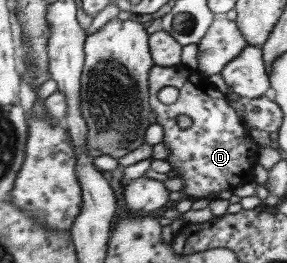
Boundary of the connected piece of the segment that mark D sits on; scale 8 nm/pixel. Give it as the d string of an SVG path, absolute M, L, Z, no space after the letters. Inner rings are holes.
M156 64L151 72L151 105L152 111L156 113L156 123L164 129L163 142L171 149L172 154L167 161L169 161L172 169L177 171L177 177L183 179L181 191L186 197L193 201L201 198L213 199L217 194L226 196L240 185L252 183L253 171L251 171L251 165L257 161L258 147L253 140L249 139L248 130L237 117L237 111L229 105L227 95L221 93L209 81L209 76L203 76L197 69L191 70L191 68L181 65L161 67ZM169 85L178 89L179 96L176 102L165 105L165 103L159 101L159 91L163 87L169 87ZM179 115L186 115L191 119L192 124L189 128L181 129L179 127L179 121L177 121Z

